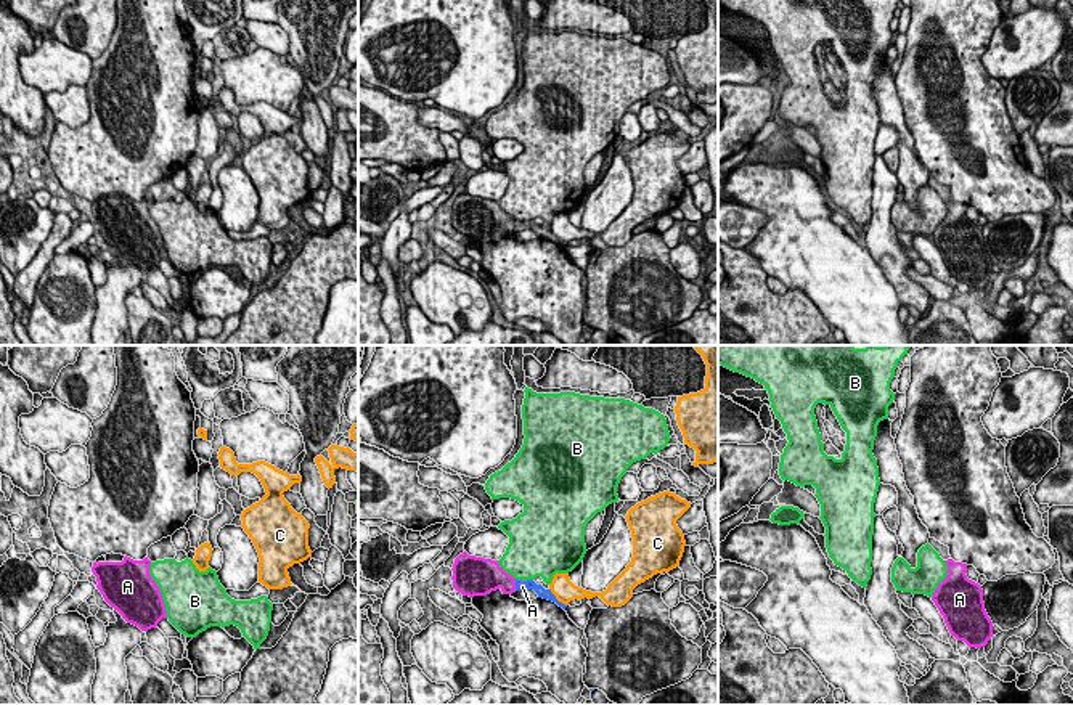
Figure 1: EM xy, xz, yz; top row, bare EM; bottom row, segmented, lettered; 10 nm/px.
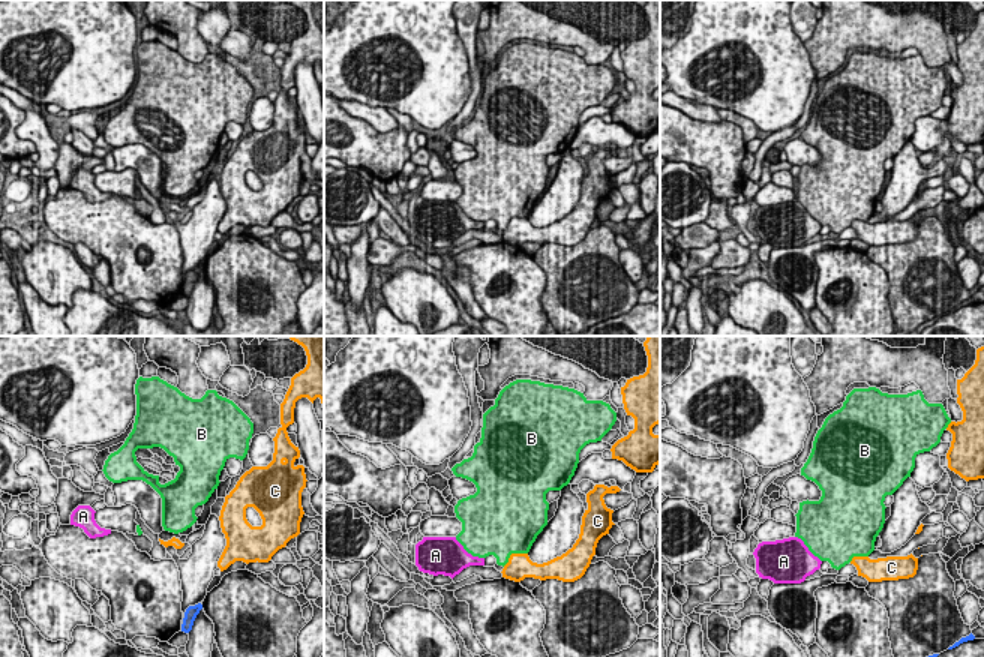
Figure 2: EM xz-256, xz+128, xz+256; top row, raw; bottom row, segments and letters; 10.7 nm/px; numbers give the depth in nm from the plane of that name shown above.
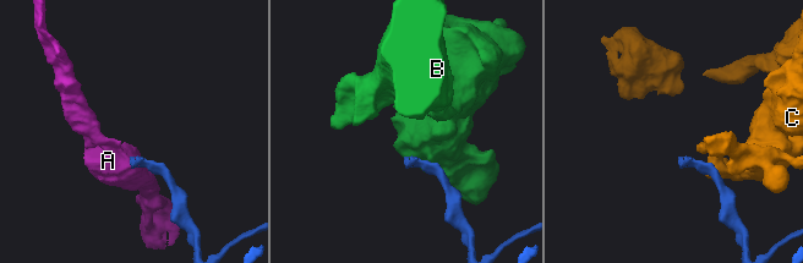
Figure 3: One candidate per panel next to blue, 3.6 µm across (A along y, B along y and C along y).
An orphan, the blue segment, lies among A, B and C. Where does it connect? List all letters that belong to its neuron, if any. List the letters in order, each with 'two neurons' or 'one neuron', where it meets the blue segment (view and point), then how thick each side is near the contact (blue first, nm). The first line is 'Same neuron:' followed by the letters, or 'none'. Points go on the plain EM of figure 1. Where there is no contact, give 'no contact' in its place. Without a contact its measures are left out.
Same neuron: A
A: one neuron | xz (524, 224) | 60/60 nm
B: two neurons | xz (524, 222) | 100/440 nm
C: two neurons | xz (554, 238) | 100/220 nm

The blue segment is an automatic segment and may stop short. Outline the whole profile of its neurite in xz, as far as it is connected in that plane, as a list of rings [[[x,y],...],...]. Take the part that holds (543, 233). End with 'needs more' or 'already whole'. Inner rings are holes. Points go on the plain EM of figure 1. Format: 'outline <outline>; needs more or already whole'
outline [[[466,191],[455,199],[453,204],[453,228],[463,236],[487,236],[492,231],[501,230],[503,234],[512,234],[520,230],[533,230],[538,238],[556,242],[565,251],[565,244],[559,242],[551,230],[545,230],[533,220],[516,220],[504,212],[498,201],[469,196]]]; needs more

